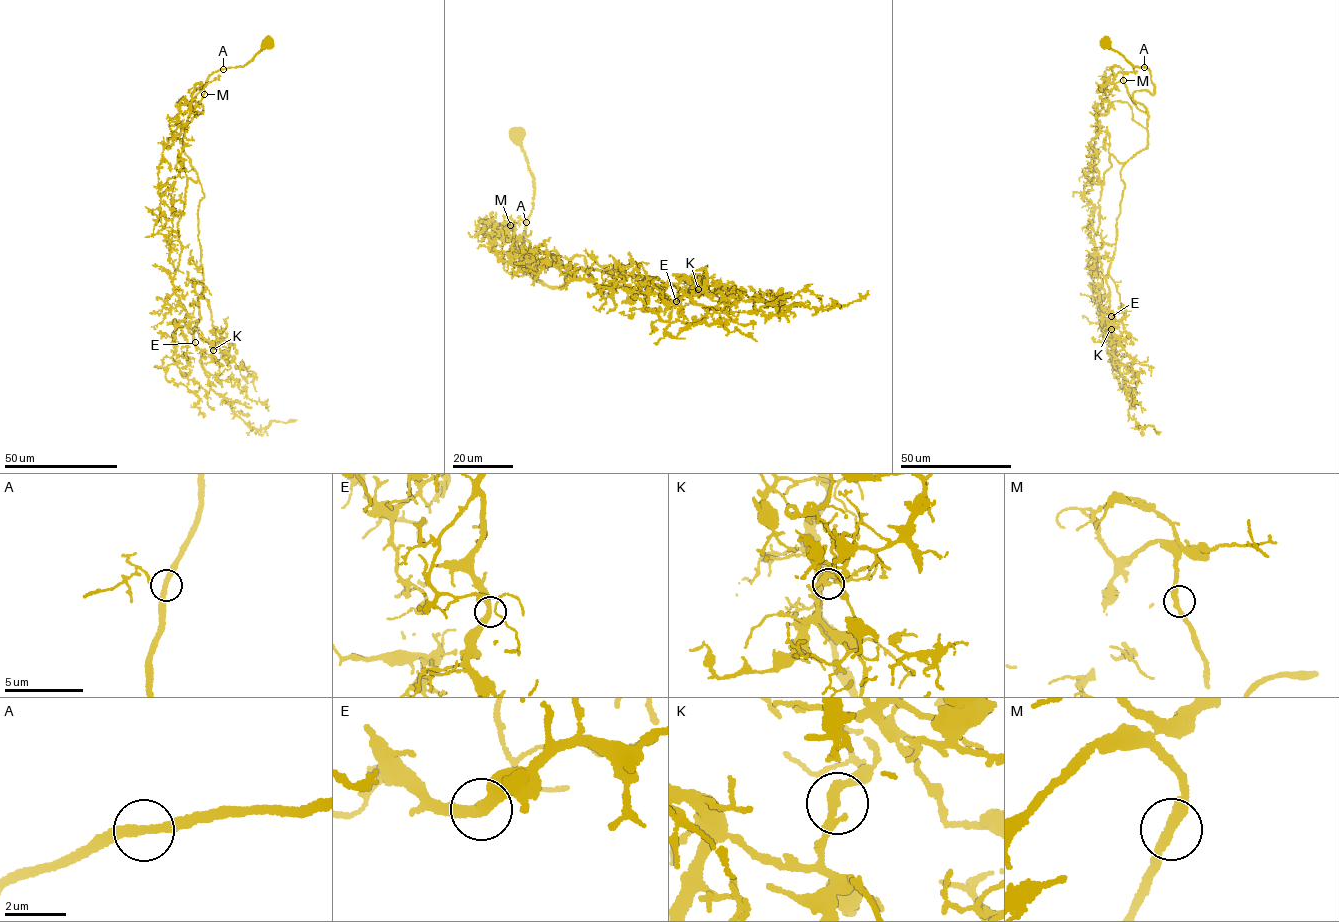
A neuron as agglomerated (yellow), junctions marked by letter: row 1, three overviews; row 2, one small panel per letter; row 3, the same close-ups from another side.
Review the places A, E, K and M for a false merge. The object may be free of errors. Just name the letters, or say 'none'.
none

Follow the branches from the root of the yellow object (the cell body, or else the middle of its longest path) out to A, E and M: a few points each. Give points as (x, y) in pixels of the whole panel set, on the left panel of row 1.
A: (266, 41), (263, 48), (246, 63), (223, 69)
E: (266, 41), (244, 65), (209, 75), (188, 103), (203, 108), (184, 127), (183, 140), (204, 195), (195, 342)
M: (266, 41), (244, 65), (209, 75), (188, 103), (200, 103), (203, 110), (182, 127), (204, 94)

